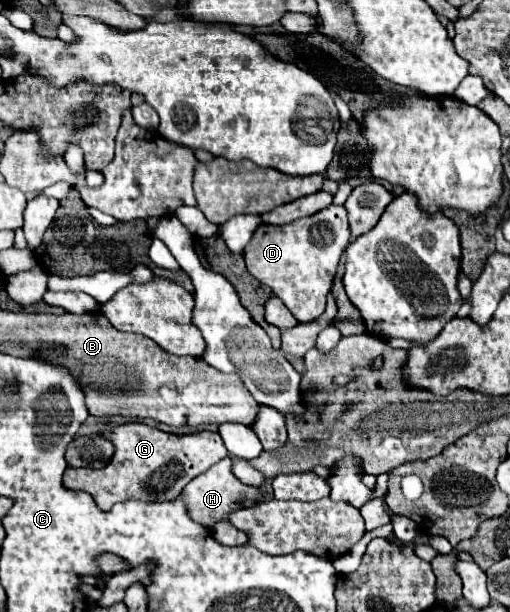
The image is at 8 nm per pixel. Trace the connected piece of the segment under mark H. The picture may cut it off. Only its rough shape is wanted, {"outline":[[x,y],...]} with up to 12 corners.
{"outline":[[220,460],[180,494],[188,516],[212,528],[232,510],[274,498],[242,484]]}

